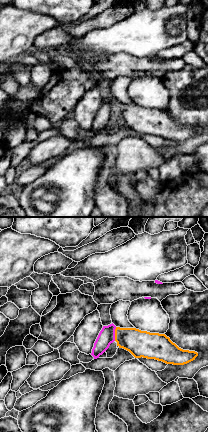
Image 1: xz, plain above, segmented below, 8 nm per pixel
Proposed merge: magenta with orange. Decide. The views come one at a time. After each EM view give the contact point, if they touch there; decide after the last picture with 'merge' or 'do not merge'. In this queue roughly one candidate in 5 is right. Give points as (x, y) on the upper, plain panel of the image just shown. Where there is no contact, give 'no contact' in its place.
meets magenta at (114, 110)

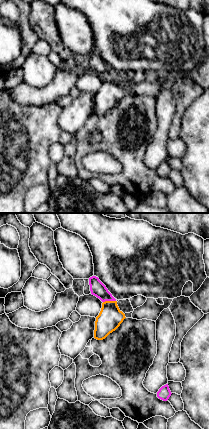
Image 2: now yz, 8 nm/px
meets magenta at (109, 76)

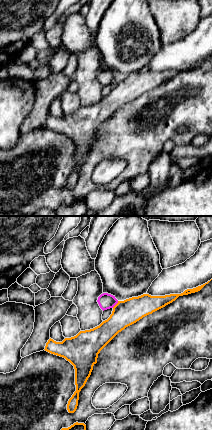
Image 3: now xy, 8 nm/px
meets magenta at (115, 80)

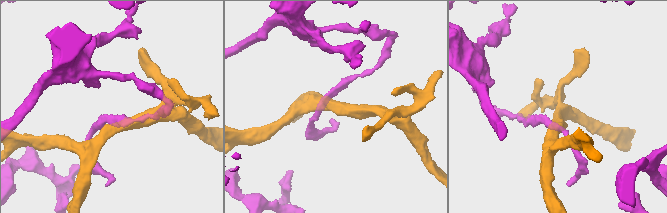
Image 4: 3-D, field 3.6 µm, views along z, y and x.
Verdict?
do not merge

